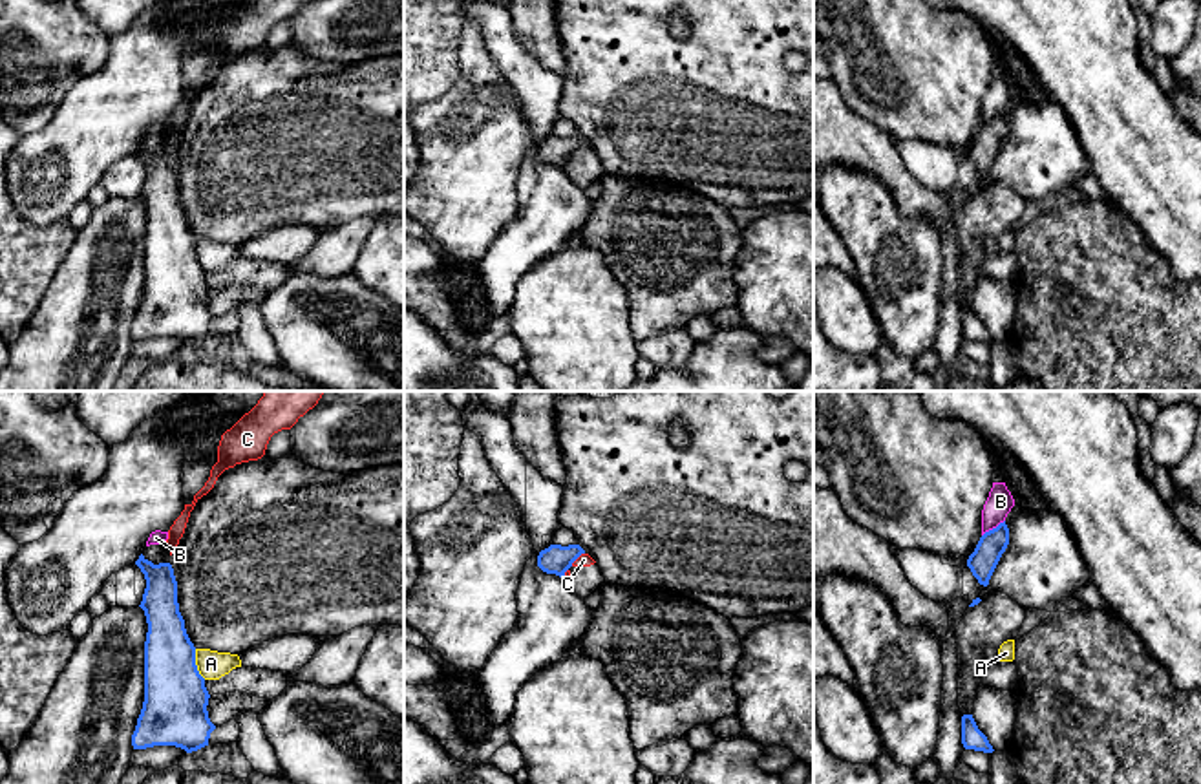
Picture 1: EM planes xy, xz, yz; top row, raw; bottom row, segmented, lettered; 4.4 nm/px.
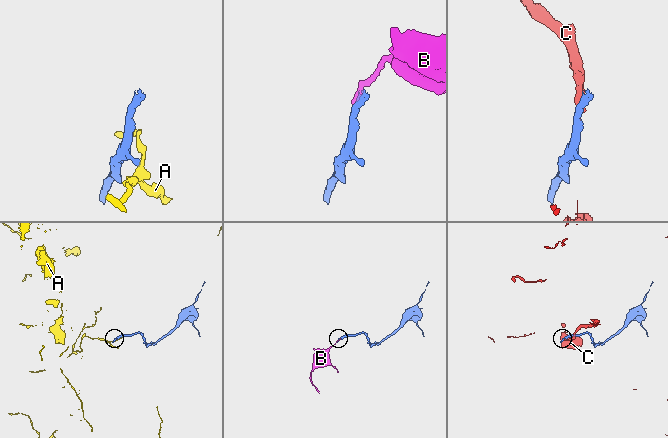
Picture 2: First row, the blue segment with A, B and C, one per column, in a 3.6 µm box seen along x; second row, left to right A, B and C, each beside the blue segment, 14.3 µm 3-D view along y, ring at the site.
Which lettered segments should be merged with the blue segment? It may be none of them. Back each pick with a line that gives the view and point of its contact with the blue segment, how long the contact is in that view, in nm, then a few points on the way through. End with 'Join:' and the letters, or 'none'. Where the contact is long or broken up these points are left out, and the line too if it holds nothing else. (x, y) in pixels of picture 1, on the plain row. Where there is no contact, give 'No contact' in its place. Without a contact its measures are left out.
Join: none

